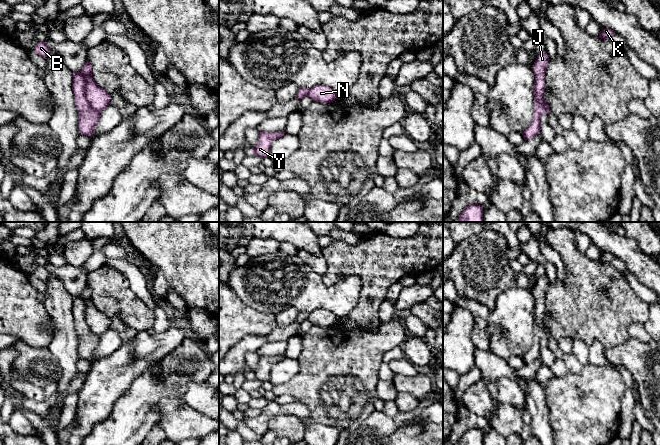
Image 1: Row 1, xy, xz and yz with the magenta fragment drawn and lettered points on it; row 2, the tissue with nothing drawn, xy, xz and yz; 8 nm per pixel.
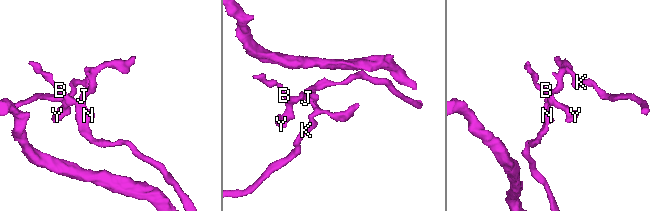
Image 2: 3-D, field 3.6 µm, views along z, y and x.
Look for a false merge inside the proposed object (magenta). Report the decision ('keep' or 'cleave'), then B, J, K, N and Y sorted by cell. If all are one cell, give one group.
cleave; B Y / J K N

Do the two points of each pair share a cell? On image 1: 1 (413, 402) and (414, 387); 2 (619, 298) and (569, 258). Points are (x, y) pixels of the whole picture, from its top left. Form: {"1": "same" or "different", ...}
{"1": "different", "2": "same"}

